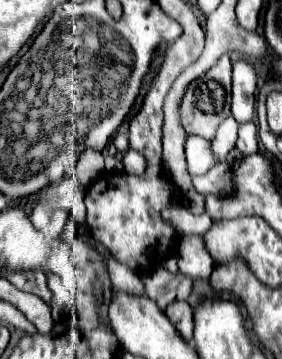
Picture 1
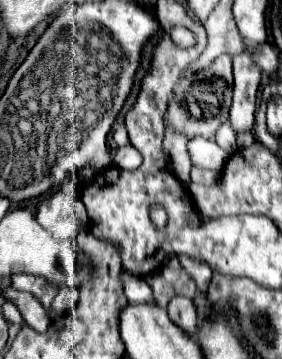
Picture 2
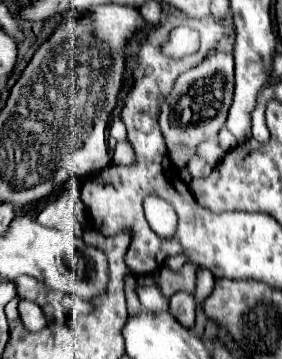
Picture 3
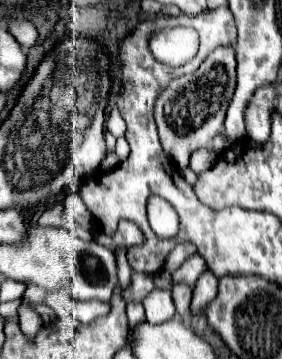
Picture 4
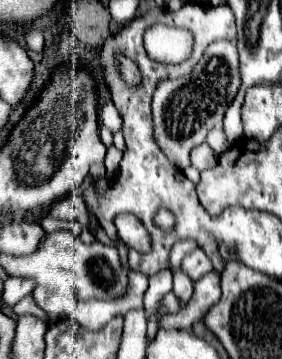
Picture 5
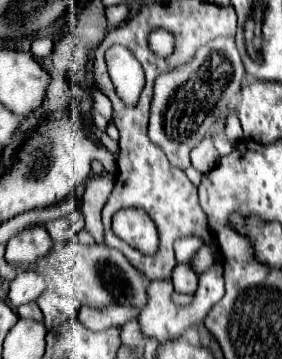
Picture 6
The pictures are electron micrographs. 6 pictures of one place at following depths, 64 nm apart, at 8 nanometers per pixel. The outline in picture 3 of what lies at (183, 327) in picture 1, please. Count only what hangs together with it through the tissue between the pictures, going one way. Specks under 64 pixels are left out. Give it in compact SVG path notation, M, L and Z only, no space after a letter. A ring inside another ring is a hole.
M176 292L176 296L170 298L170 314L186 328L194 328L194 318L196 318L194 298L186 292Z

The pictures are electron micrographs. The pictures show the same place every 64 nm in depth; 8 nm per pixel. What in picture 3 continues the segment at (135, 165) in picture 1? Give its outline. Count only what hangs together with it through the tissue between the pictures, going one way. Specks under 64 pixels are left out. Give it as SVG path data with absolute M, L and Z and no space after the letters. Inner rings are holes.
M118 142L112 160L114 160L114 164L120 164L120 166L130 166L130 164L134 164L134 162L136 162L134 148L132 148L128 142Z

